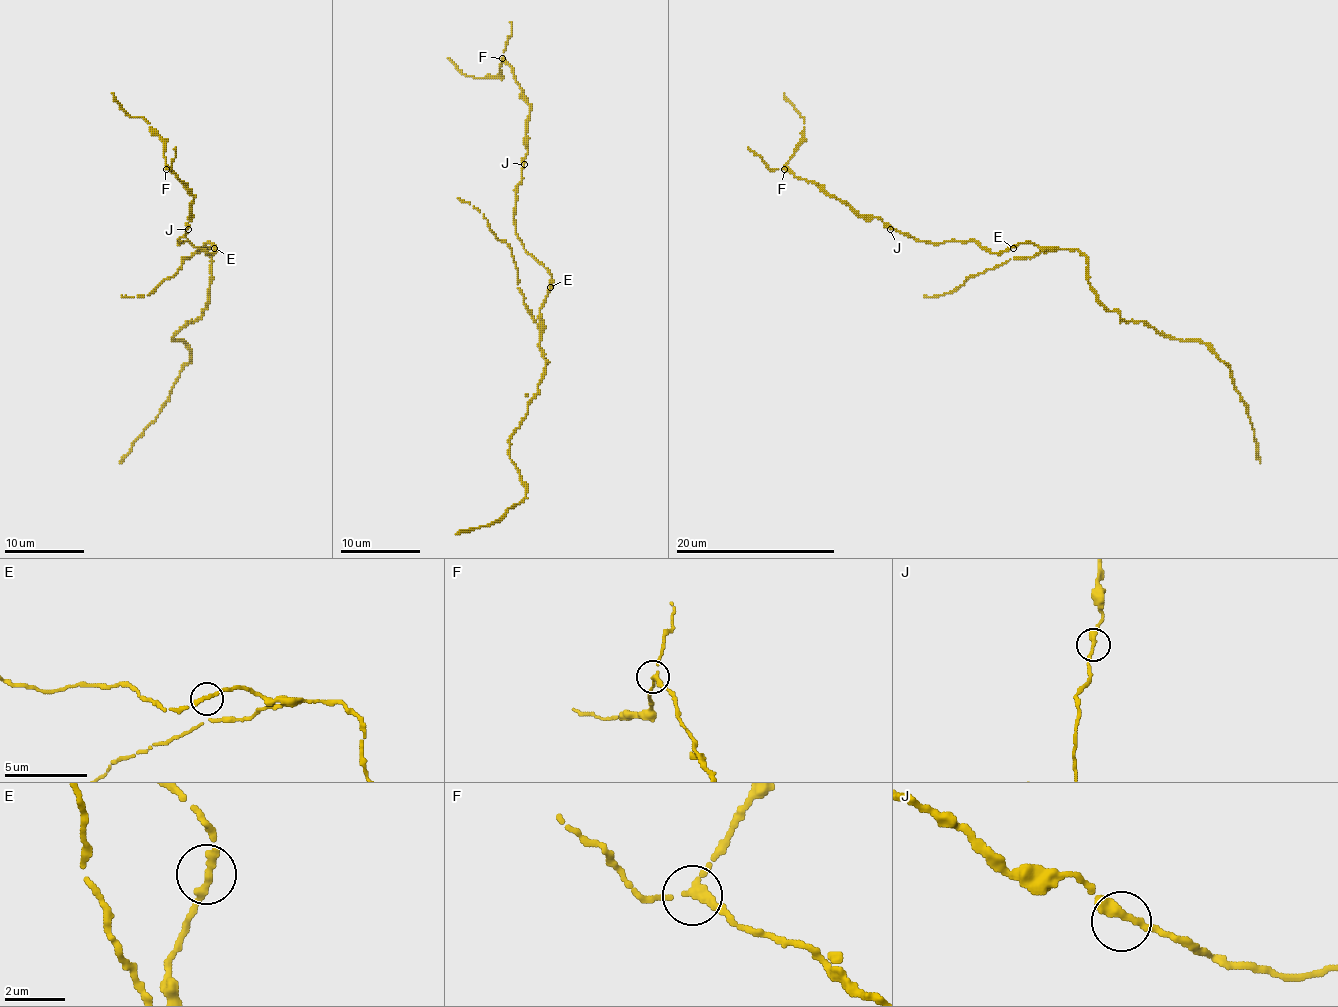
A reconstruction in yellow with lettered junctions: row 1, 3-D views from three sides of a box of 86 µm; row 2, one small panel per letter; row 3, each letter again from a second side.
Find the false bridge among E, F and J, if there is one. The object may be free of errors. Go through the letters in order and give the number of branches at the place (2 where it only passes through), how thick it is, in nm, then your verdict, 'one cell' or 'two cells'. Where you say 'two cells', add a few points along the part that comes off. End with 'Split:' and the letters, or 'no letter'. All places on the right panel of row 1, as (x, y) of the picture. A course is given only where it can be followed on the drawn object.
E: branches 2; calibre 280 nm; one cell
F: branches 3; calibre 240 nm; one cell
J: branches 2; calibre 300 nm; one cell
Split: no letter

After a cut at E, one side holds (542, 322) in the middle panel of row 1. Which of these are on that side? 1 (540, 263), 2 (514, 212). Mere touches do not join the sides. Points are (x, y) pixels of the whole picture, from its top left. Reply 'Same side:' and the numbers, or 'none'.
Same side: none

